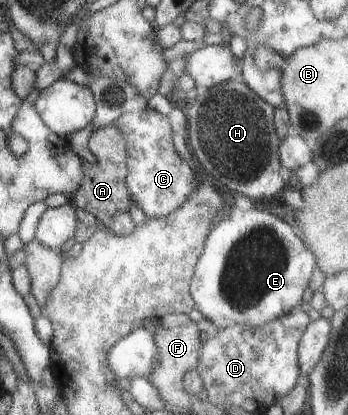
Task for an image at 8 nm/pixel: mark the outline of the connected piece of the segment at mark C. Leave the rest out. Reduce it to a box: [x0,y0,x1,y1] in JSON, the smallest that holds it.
[110,108,202,217]

